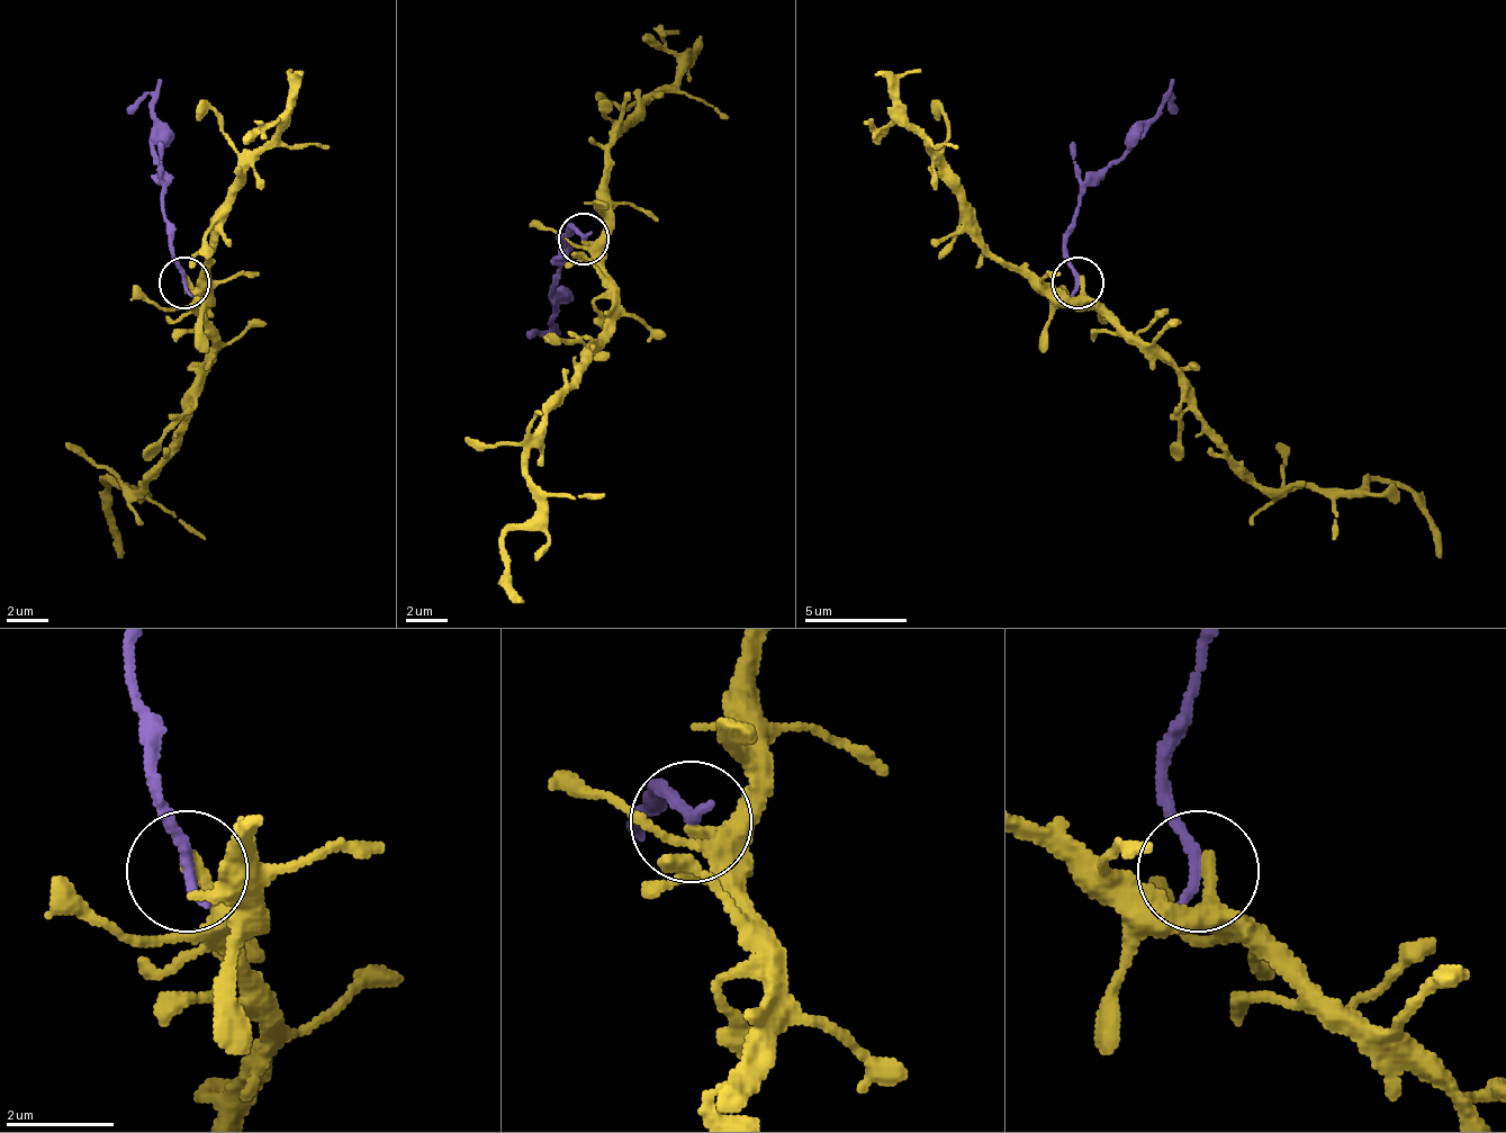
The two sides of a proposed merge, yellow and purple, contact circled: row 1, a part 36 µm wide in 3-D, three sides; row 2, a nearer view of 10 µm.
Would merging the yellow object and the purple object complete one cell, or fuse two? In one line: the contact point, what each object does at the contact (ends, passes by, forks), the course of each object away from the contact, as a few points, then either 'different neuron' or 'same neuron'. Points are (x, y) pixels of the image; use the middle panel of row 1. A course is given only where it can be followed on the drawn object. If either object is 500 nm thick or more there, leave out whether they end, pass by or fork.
at (584, 239); yellow ends there; purple ends there; yellow runs (585, 243), (595, 248), (611, 325), (533, 438), (528, 489), (539, 510), (503, 541), (523, 603); purple runs (585, 237), (575, 227), (564, 237), (553, 320), (528, 341); different neuron

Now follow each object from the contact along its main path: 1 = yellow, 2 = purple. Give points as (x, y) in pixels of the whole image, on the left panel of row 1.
1: (186, 281), (212, 359), (196, 379), (186, 435), (128, 487), (140, 492), (104, 482), (124, 559)
2: (186, 281), (176, 261), (176, 225), (164, 199), (154, 111), (144, 101), (128, 111)

